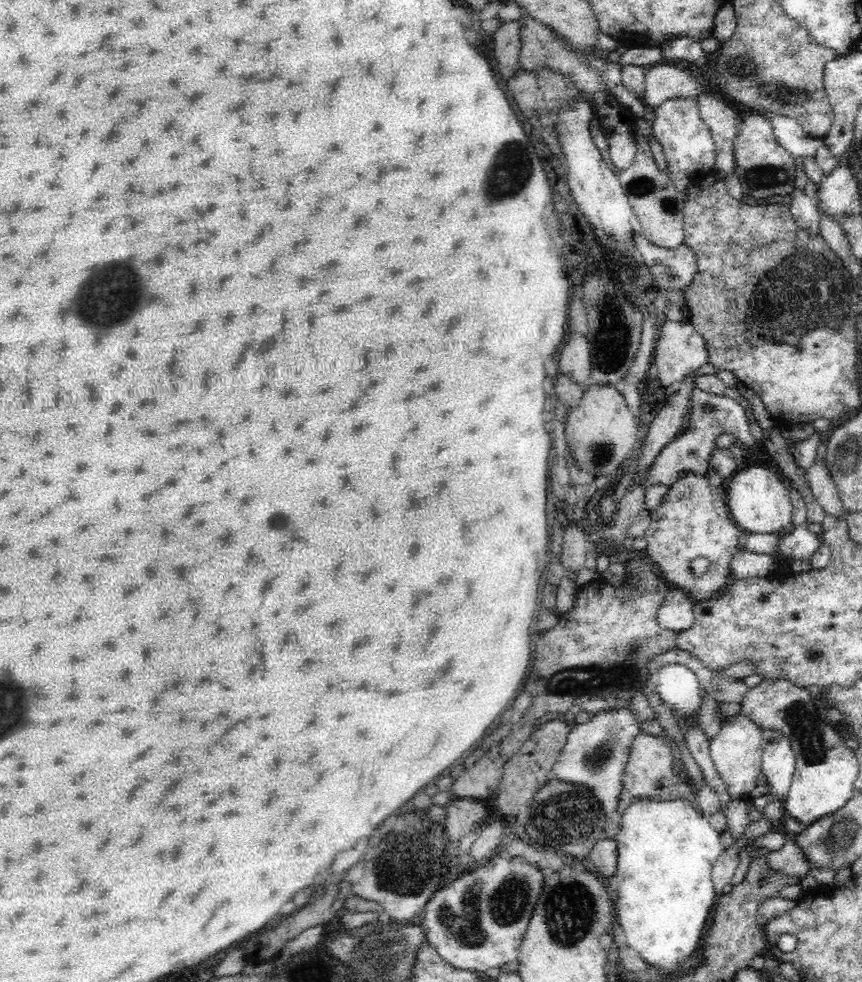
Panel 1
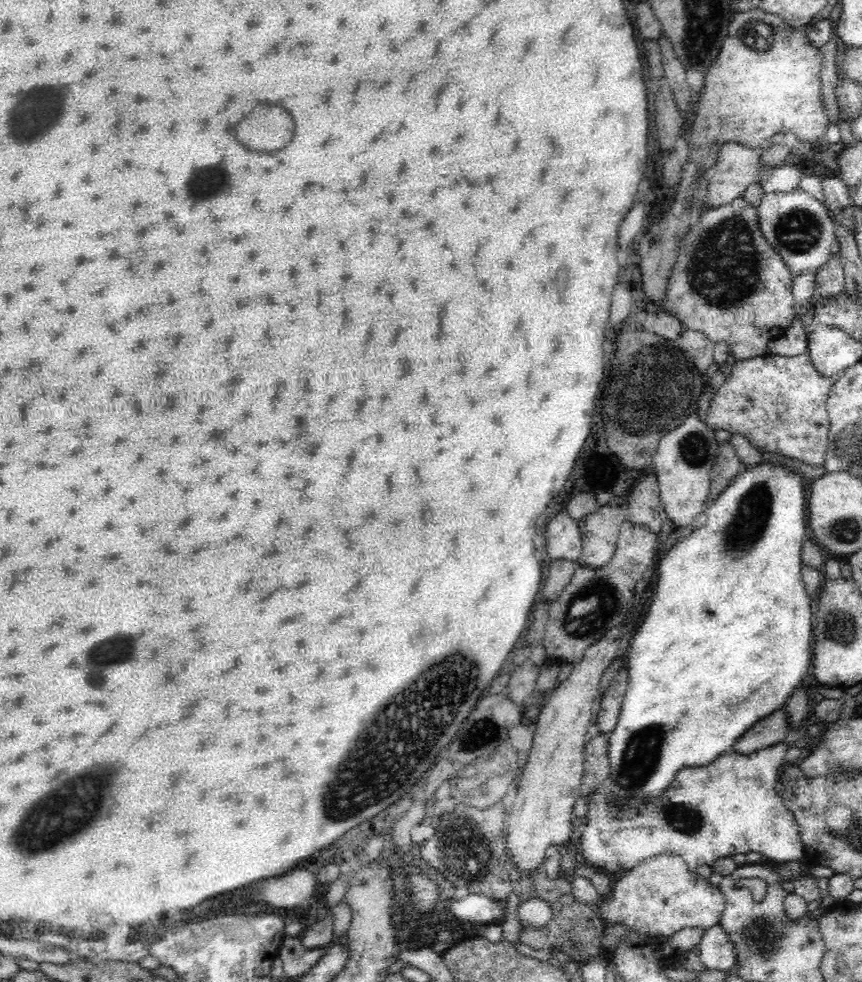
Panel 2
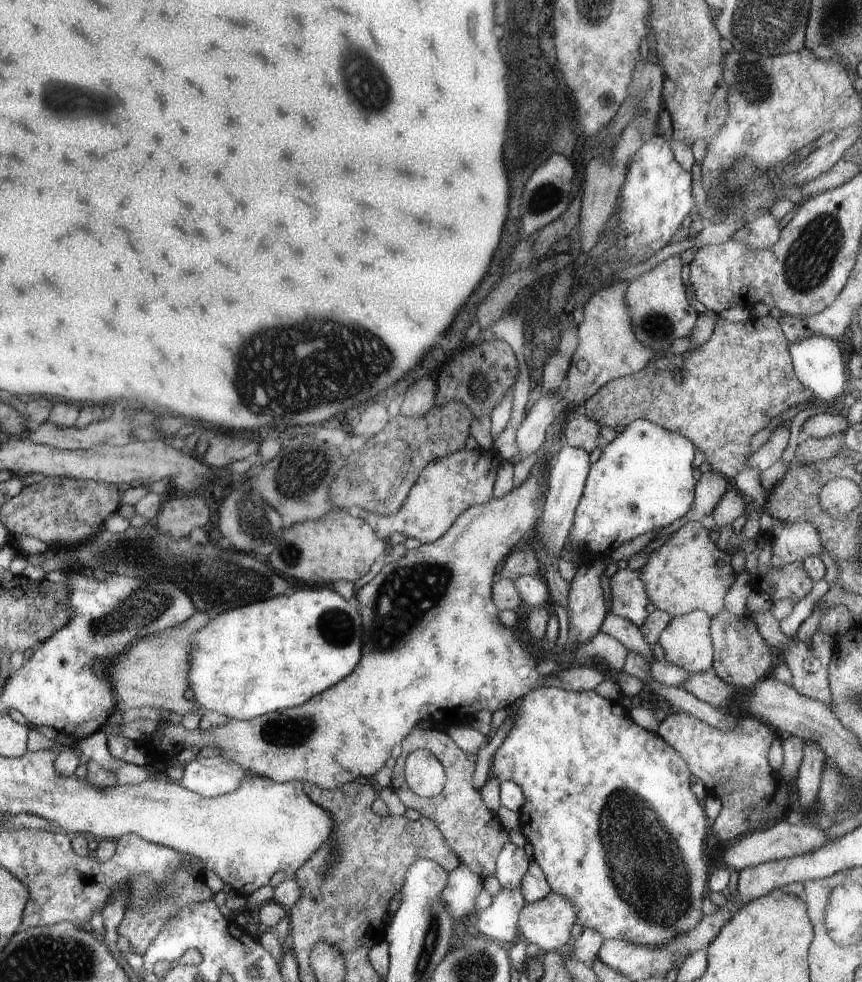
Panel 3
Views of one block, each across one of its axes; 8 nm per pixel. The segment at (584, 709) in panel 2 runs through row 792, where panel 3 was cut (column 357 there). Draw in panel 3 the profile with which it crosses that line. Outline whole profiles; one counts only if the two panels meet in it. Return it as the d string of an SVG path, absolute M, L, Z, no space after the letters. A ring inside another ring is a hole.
M347 512L321 520L307 520L283 528L273 542L273 552L269 554L269 564L279 576L299 578L305 584L311 584L311 554L313 554L313 582L315 584L333 584L335 580L359 580L375 558L383 554L385 542L379 540L373 530L365 524L363 518L353 518Z

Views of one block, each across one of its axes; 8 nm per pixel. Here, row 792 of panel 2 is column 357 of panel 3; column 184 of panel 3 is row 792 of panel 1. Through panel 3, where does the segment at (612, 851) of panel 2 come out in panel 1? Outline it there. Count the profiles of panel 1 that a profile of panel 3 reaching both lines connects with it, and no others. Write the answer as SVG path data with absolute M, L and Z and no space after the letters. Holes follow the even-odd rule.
M730 716L722 722L720 732L710 740L710 752L714 766L726 792L732 800L748 796L756 788L756 780L762 774L764 762L764 744L762 744L762 728L758 728L748 716Z

